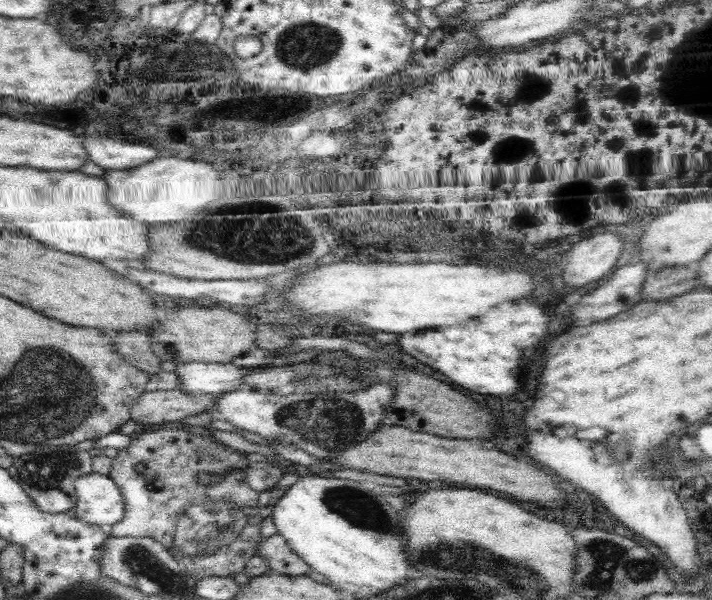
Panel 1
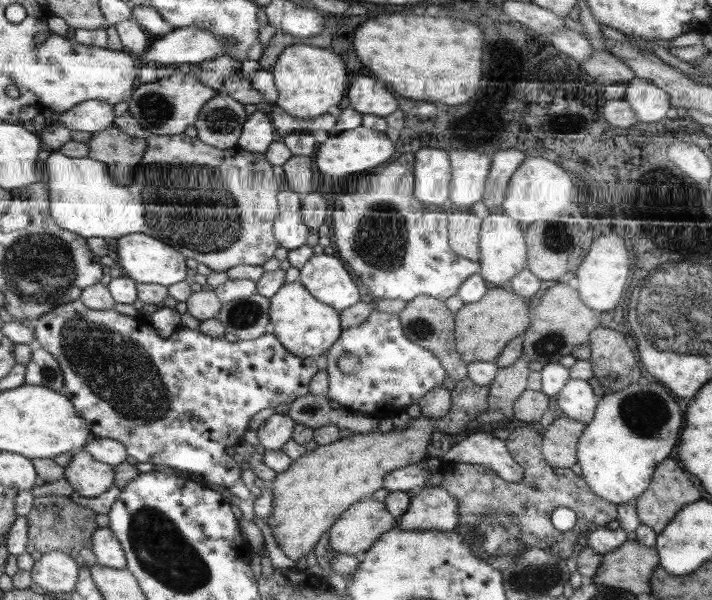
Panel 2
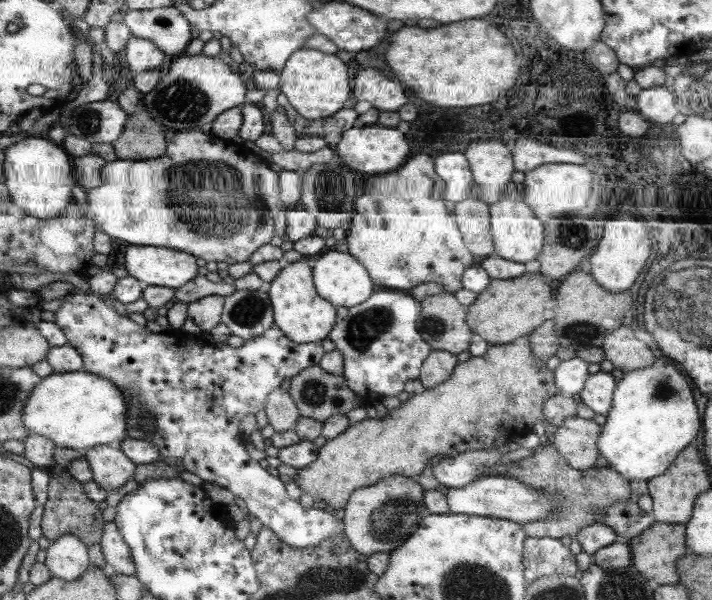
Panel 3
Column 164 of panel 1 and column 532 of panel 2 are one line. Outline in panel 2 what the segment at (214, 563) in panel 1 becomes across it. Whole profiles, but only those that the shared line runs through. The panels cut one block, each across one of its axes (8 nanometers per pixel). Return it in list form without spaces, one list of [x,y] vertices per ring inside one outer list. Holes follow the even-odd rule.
[[[515,427],[504,439],[507,452],[522,468],[521,480],[517,482],[505,482],[493,470],[478,464],[438,461],[434,466],[441,475],[438,486],[458,502],[458,524],[454,531],[467,536],[471,547],[499,572],[507,570],[515,562],[515,557],[523,554],[529,546],[547,550],[565,561],[574,555],[571,546],[577,535],[587,530],[590,522],[603,527],[617,518],[617,506],[595,496],[581,475],[576,475],[569,467],[552,467],[546,462],[541,441],[542,436],[529,427]],[[557,506],[575,512],[575,526],[567,532],[559,532],[551,524],[550,514]]]

